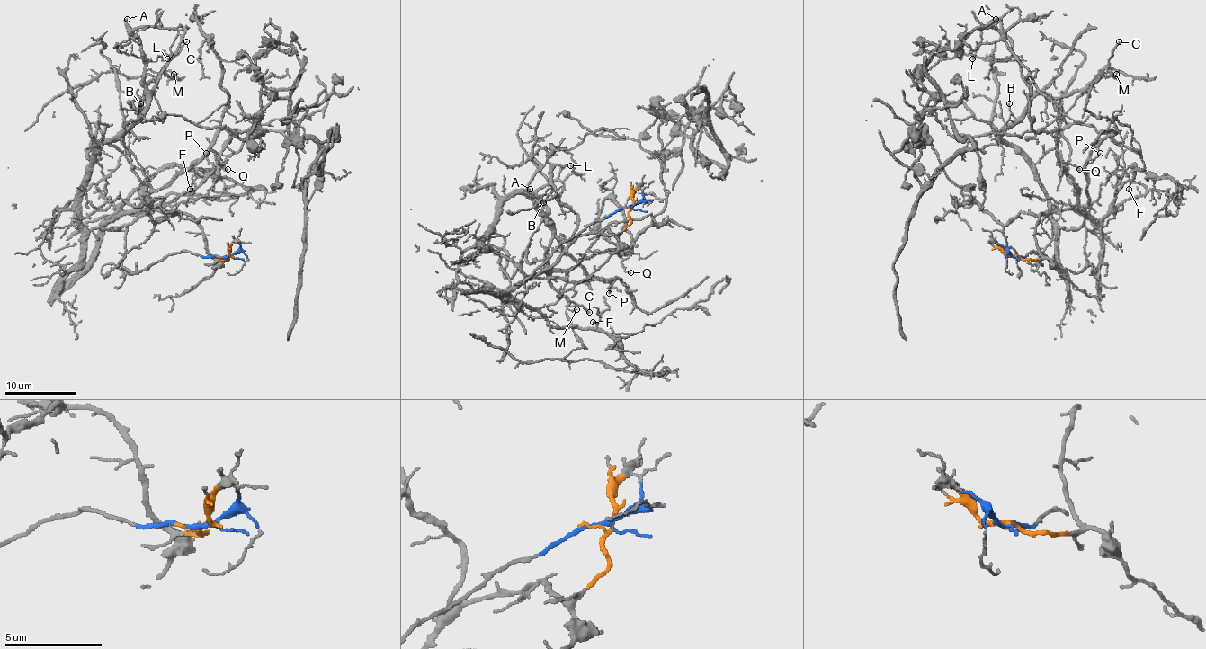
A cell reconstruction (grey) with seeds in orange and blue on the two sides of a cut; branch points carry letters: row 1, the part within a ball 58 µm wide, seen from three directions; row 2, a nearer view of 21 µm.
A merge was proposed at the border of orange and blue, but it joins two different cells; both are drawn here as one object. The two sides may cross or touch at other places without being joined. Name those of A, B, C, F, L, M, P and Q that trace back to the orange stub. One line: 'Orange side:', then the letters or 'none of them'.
Orange side: F, Q

